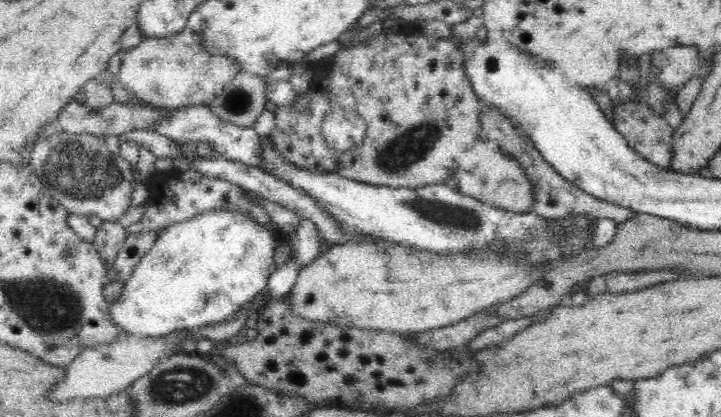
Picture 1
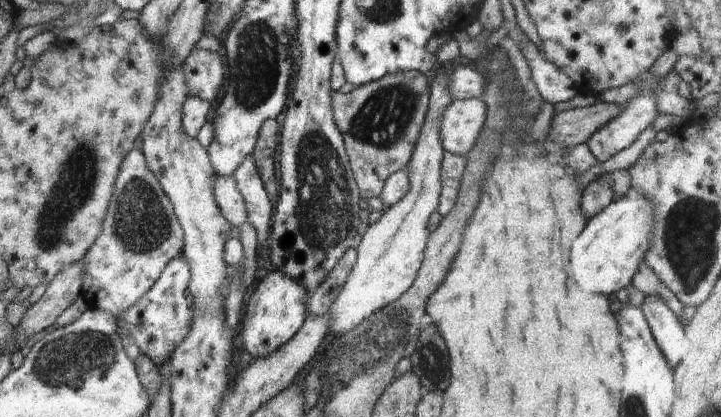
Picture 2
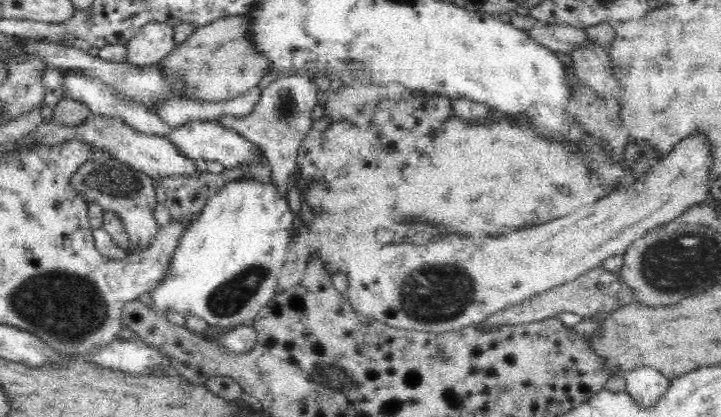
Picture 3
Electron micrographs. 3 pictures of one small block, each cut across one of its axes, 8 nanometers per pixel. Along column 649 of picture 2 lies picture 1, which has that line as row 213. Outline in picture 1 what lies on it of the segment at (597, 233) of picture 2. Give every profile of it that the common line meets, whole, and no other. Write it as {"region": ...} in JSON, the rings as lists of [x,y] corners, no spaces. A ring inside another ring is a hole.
{"region":[[[210,210],[190,220],[168,226],[159,234],[156,244],[148,251],[125,282],[120,298],[109,304],[108,317],[120,331],[137,336],[162,336],[180,328],[192,329],[222,322],[260,294],[277,270],[274,251],[277,240],[258,221],[242,212]]]}

